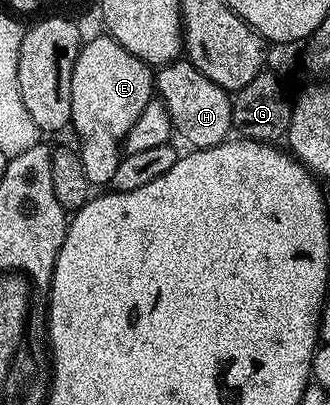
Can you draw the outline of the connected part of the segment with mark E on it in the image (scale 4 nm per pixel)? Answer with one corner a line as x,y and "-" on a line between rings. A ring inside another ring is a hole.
101,34
81,47
72,75
71,127
84,139
84,148
79,149
80,161
95,185
111,185
114,170
122,159
124,136
153,98
153,69
111,36

